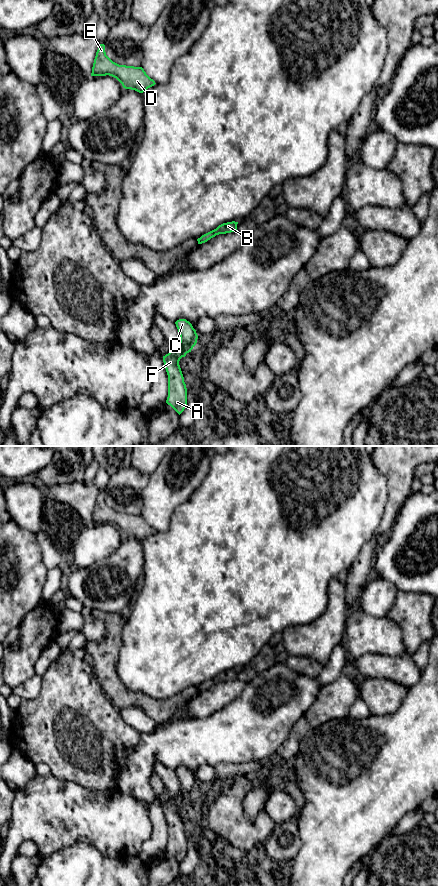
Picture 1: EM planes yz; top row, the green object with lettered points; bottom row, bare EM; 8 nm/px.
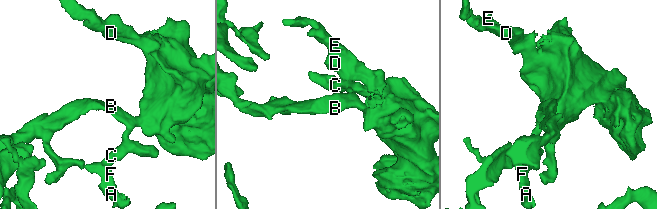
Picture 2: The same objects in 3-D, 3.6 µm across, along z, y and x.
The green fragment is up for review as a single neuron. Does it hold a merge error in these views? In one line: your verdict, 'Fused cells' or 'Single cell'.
Single cell

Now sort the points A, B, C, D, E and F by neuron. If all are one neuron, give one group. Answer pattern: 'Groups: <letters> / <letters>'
Groups: A B C D E F

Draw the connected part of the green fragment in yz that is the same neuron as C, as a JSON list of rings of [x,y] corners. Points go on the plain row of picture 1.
[[[179,767],[175,772],[180,783],[180,790],[176,792],[175,797],[163,804],[163,810],[168,823],[166,851],[180,863],[187,853],[187,836],[179,809],[191,800],[197,791],[198,783],[192,772],[186,767]]]

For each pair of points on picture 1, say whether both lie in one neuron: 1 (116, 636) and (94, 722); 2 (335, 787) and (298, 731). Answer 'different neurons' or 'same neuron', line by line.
1: different neurons
2: different neurons

